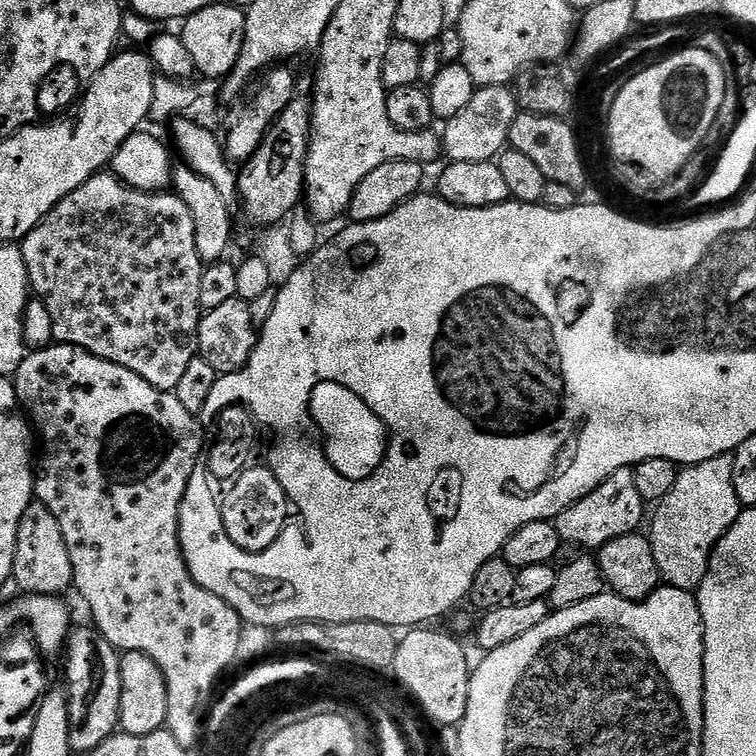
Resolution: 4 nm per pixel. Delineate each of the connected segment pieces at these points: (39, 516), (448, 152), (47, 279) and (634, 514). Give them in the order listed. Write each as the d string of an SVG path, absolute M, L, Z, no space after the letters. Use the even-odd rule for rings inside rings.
M39 502L28 504L26 514L22 514L22 522L18 522L12 580L21 588L21 593L29 596L63 597L64 591L73 587L70 550L66 550L62 526L58 526L58 518L54 518L54 514Z
M499 84L489 88L477 87L470 106L459 114L454 114L443 125L442 152L451 162L486 162L495 161L500 153L509 147L510 126L518 111L518 101L511 87Z
M97 172L74 190L19 245L35 299L50 310L54 341L84 348L91 356L114 362L138 374L150 386L175 392L186 366L198 354L200 295L206 264L199 257L190 206L177 194L143 192L122 183L115 174Z
M623 468L614 474L610 474L610 478L606 478L606 482L602 482L590 494L586 494L586 498L582 498L576 504L570 505L562 514L558 514L555 518L556 529L560 535L561 541L565 545L577 544L580 550L599 550L606 542L614 542L614 538L622 538L630 533L637 531L641 526L640 523L645 523L646 505L642 494L638 494L634 483L634 474L632 468Z

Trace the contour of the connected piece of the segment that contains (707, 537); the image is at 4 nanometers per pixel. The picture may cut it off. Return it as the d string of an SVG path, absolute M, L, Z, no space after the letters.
M731 455L719 456L718 458L710 458L706 462L698 462L697 464L689 464L681 471L678 482L674 482L674 487L671 488L670 494L666 494L666 498L662 498L659 504L655 505L653 514L650 516L650 524L652 520L652 529L646 532L648 541L652 543L652 549L654 550L654 562L658 562L658 570L660 571L661 581L667 587L681 588L683 592L692 592L700 587L702 578L706 578L706 570L708 569L708 560L712 557L712 551L716 549L716 544L720 539L728 533L730 526L734 526L734 522L740 517L742 511L742 505L738 494L734 490L734 462Z

